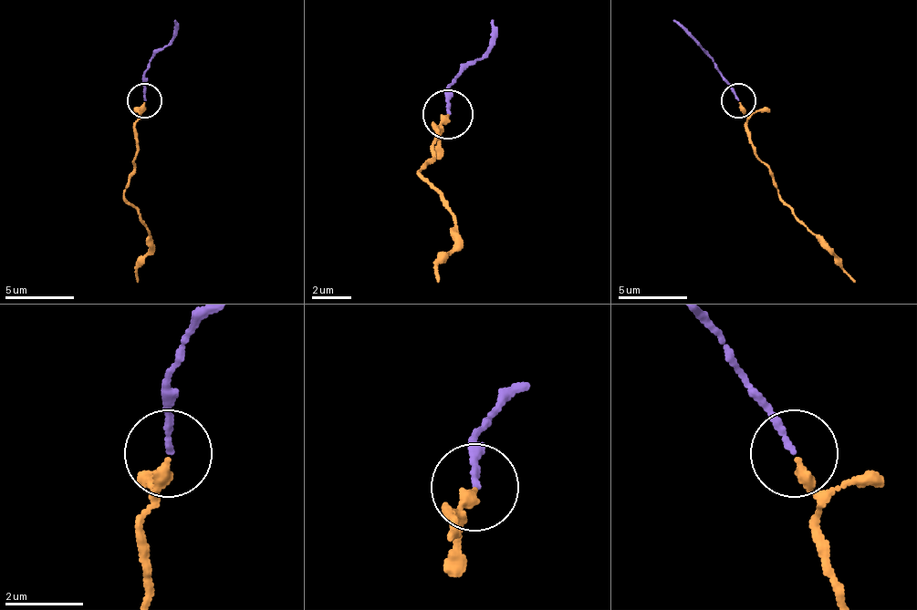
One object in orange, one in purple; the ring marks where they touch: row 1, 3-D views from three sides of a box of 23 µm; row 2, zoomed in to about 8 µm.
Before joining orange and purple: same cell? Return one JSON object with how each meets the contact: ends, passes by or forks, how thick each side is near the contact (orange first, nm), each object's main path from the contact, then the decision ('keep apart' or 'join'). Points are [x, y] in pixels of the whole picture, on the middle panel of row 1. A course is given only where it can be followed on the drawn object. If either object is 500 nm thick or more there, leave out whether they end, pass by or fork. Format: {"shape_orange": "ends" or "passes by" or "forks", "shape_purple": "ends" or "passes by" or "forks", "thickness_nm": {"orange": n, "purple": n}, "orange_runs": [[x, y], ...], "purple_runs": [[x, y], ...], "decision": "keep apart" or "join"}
{"shape_orange": "ends", "shape_purple": "ends", "thickness_nm": {"orange": 280, "purple": 140}, "orange_runs": [[449, 112], [439, 128], [434, 128], [434, 152], [419, 172], [453, 217], [439, 281]], "purple_runs": [[449, 112], [449, 87], [488, 48], [494, 18]], "decision": "join"}

